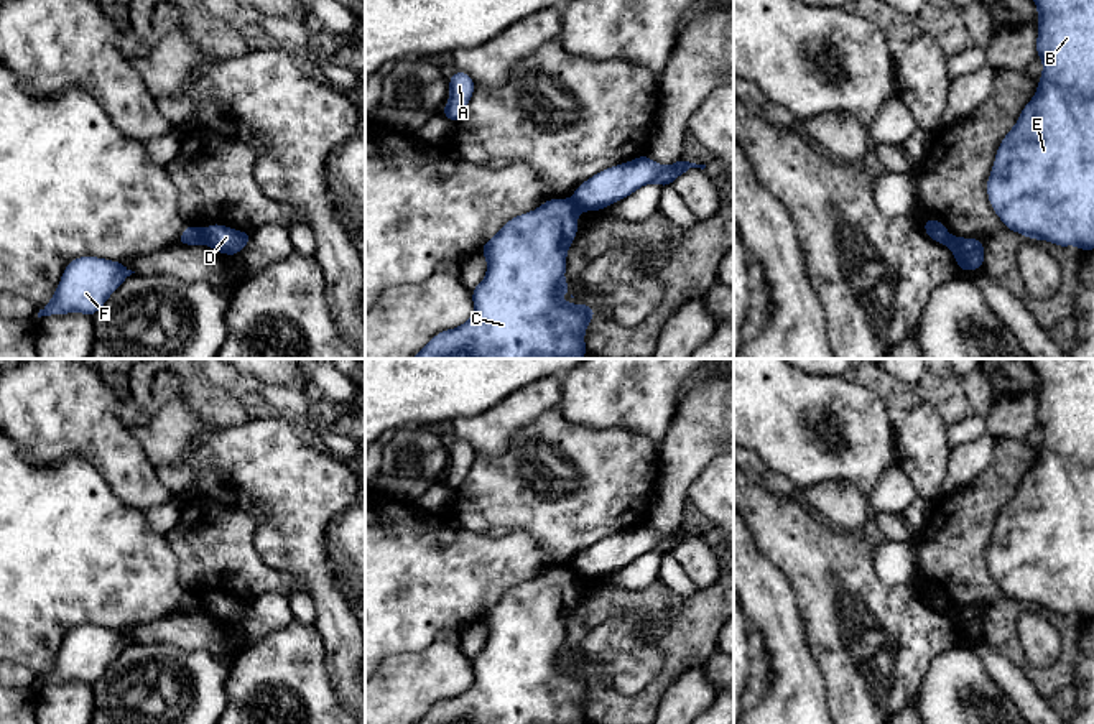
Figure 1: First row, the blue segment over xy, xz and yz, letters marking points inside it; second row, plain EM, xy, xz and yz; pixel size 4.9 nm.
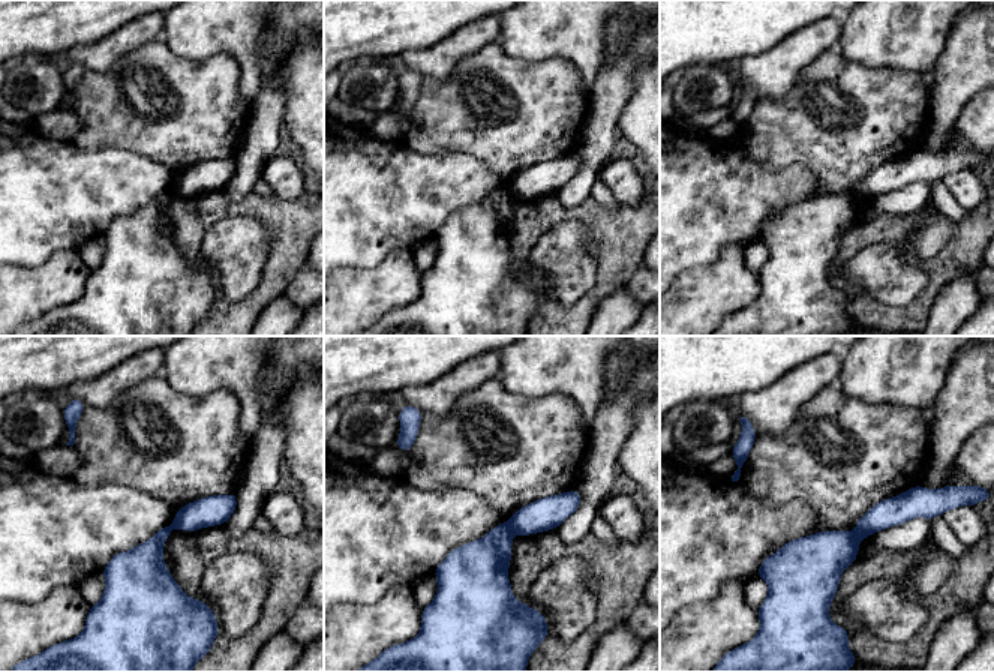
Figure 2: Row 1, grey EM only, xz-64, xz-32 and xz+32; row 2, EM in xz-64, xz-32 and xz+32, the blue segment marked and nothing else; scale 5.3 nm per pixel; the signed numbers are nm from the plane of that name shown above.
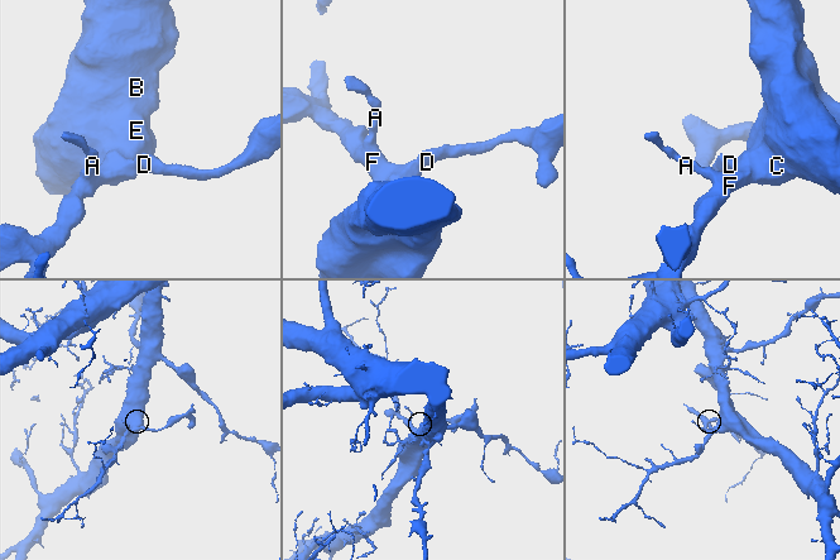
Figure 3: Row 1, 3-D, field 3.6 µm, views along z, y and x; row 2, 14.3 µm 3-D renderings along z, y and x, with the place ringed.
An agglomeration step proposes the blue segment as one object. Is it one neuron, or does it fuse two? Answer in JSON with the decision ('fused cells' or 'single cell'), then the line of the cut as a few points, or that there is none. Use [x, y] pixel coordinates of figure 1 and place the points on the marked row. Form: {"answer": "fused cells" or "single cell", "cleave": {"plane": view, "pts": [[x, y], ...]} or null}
{"answer": "fused cells", "cleave": {"plane": "xy", "pts": [[201, 231], [206, 242]]}}

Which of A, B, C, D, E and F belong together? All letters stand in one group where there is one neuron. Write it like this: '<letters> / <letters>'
A B C E F / D

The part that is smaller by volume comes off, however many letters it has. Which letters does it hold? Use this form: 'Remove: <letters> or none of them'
Remove: D

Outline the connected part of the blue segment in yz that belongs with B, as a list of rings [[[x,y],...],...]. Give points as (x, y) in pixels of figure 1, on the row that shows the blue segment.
[[[1033,0],[1038,8],[1036,56],[1043,61],[1043,74],[1033,99],[1023,107],[1020,118],[999,145],[987,196],[1004,225],[1027,239],[1048,240],[1058,247],[1078,245],[1082,252],[1094,250],[1094,0]]]

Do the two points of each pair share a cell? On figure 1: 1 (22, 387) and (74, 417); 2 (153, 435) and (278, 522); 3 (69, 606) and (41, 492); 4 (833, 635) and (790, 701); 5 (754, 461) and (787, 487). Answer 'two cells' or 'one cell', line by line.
1: one cell
2: one cell
3: one cell
4: two cells
5: one cell

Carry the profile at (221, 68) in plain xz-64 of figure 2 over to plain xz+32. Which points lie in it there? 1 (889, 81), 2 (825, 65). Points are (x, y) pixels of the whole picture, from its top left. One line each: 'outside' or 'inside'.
1: inside
2: inside

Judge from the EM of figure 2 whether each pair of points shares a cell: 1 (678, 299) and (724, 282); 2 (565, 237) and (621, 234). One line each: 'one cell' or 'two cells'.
1: one cell
2: two cells

